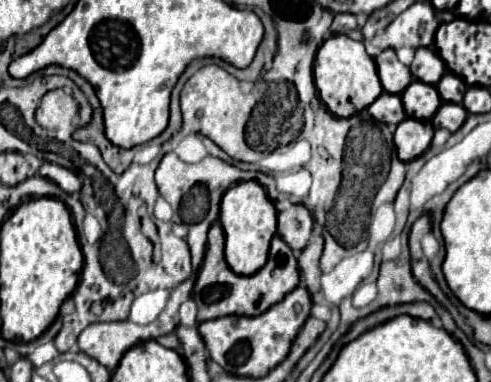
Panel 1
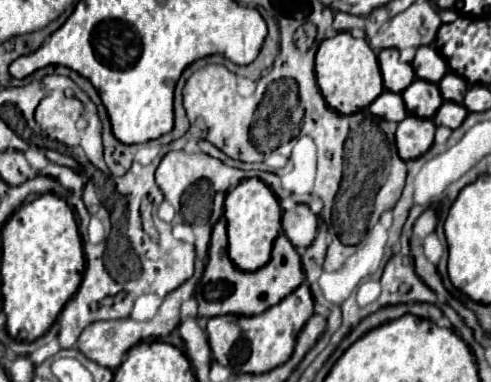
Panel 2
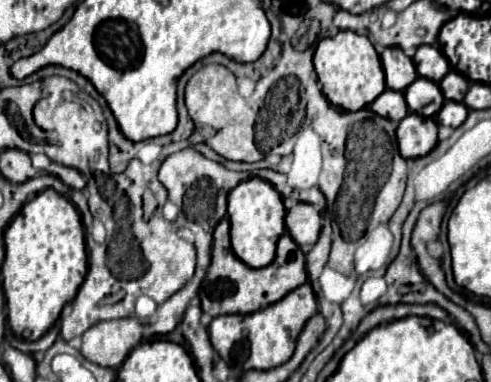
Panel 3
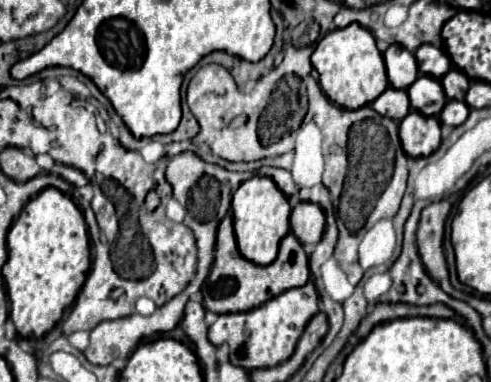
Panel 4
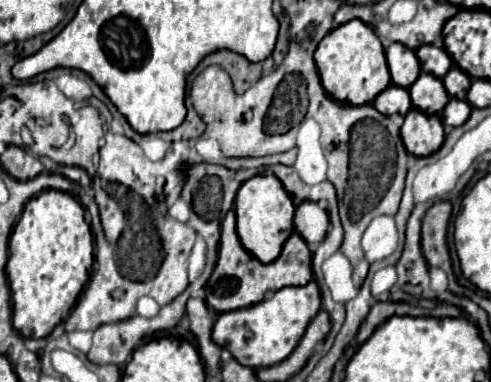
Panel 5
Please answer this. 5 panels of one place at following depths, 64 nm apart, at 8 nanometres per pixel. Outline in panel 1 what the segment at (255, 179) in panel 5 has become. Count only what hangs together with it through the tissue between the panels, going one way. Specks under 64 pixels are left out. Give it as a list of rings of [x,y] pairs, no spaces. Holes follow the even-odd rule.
[[[256,180],[238,182],[226,190],[220,204],[220,222],[226,234],[226,262],[236,274],[250,276],[266,264],[270,240],[276,234],[276,216],[278,212],[274,202]]]

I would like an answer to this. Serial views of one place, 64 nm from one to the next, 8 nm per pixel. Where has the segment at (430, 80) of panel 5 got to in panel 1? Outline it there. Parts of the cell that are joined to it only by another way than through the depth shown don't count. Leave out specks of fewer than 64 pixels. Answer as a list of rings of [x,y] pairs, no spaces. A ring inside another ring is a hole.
[[[420,80],[412,82],[402,92],[402,102],[404,102],[406,114],[410,118],[418,118],[418,120],[430,120],[442,104],[436,88],[432,84],[424,84]]]

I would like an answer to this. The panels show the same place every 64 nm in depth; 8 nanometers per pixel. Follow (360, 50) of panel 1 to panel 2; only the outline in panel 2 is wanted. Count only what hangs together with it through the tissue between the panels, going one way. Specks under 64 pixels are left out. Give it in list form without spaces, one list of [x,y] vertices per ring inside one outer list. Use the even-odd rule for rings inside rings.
[[[340,32],[338,36],[320,42],[316,52],[316,80],[324,100],[340,114],[354,114],[384,92],[382,72],[374,50],[368,46],[366,38],[354,38],[350,32]]]

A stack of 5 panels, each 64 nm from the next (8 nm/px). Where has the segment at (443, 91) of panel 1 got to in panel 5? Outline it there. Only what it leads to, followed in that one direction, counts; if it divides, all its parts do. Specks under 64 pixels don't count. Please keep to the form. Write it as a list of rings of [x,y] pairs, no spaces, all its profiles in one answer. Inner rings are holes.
[[[454,66],[454,68],[442,78],[442,82],[444,82],[444,86],[446,86],[446,90],[448,90],[448,94],[450,94],[452,98],[466,100],[466,94],[468,94],[468,88],[470,88],[472,78],[470,78],[464,70],[460,70],[460,68]]]

